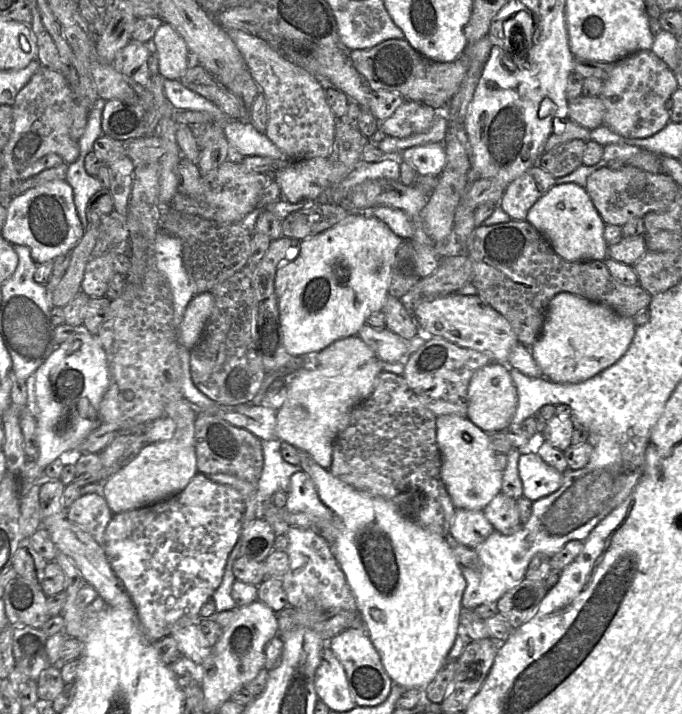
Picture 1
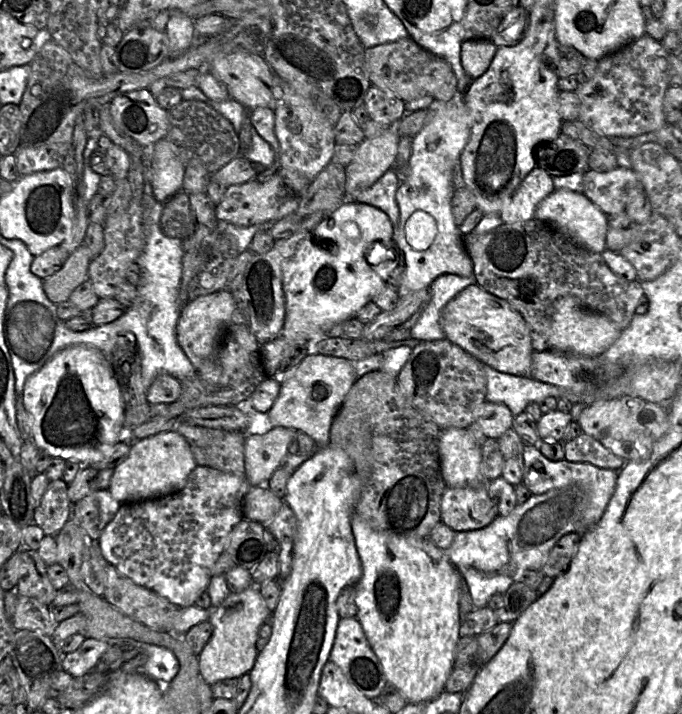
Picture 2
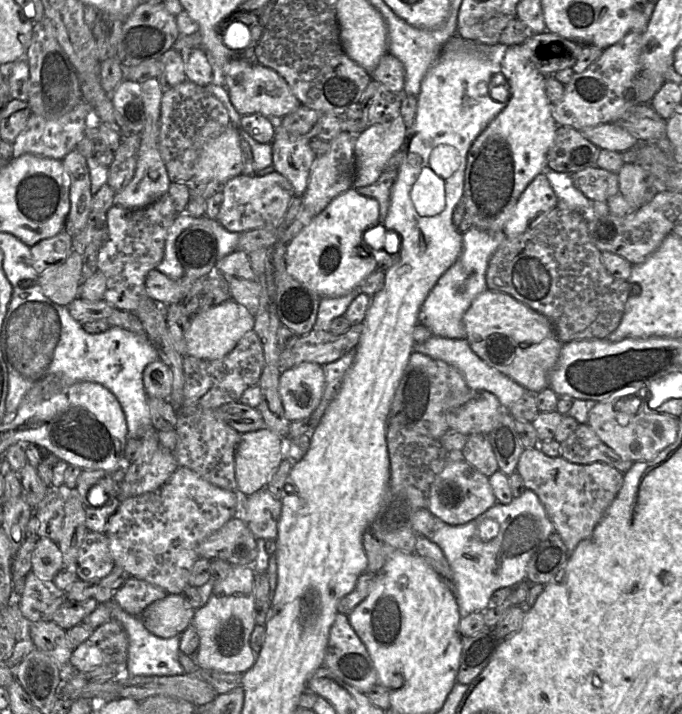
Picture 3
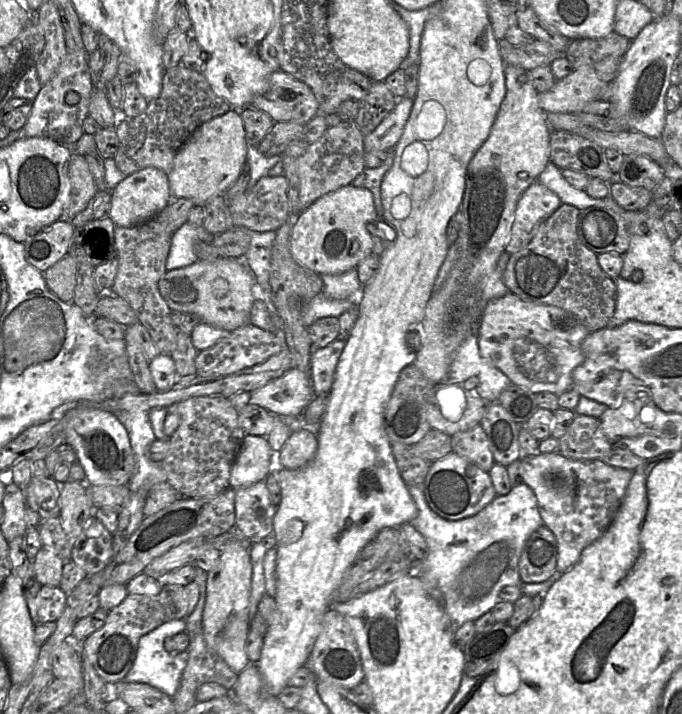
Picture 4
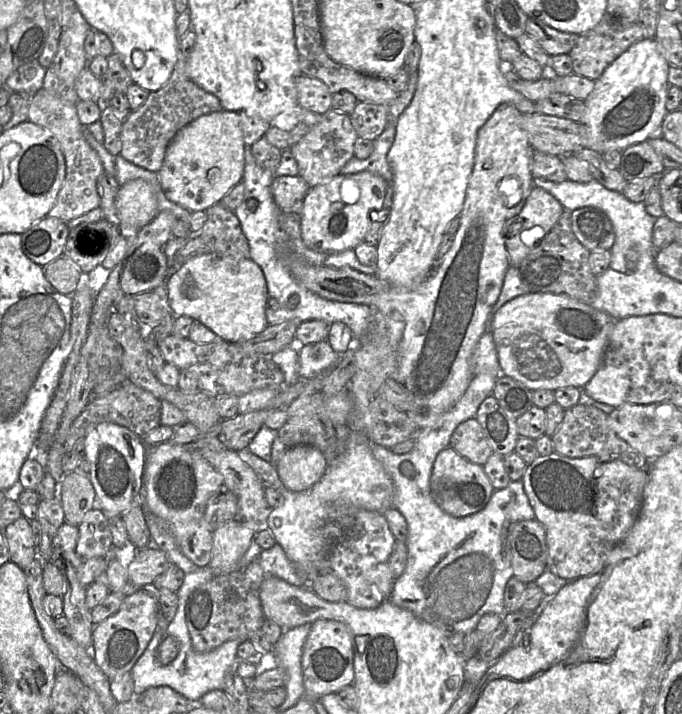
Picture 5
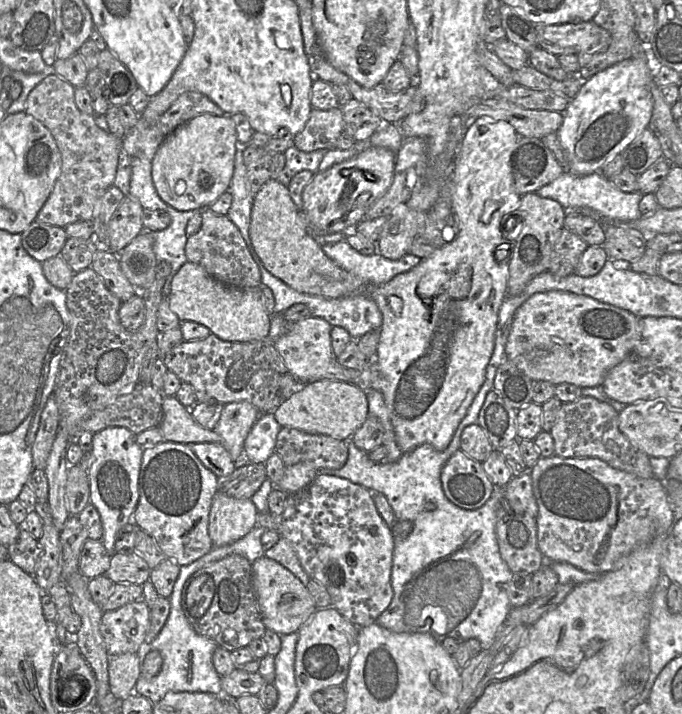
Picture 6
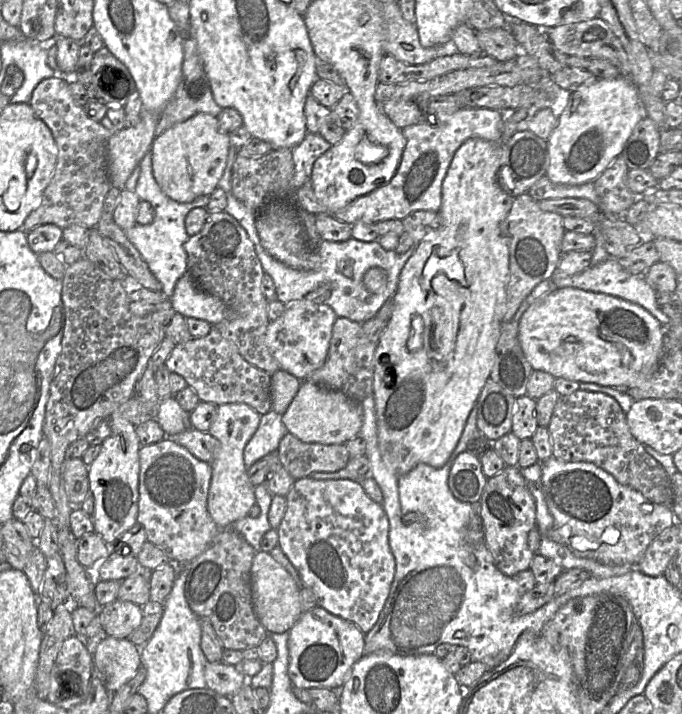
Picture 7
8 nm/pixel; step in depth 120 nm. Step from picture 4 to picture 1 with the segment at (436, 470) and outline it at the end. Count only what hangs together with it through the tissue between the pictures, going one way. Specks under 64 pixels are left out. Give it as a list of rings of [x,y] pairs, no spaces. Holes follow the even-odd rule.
[[[456,509],[449,536],[474,549],[483,543],[494,530],[483,510]]]

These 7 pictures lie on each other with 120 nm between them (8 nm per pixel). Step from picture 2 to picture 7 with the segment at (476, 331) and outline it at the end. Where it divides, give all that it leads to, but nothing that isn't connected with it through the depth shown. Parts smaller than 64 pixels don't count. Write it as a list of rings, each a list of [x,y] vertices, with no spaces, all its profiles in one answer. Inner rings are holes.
[[[563,287],[528,307],[518,322],[518,338],[533,370],[624,390],[640,385],[657,371],[663,357],[664,326],[635,303]]]

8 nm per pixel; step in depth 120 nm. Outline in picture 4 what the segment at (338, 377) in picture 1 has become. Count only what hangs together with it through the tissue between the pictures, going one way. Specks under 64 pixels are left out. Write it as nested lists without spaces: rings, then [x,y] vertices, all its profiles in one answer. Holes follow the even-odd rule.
[[[310,359],[310,377],[303,371],[293,368],[288,370],[282,376],[275,378],[269,381],[264,386],[251,391],[249,404],[254,404],[268,410],[272,414],[279,414],[280,416],[296,416],[302,414],[304,409],[316,396],[315,391],[312,386],[312,377],[311,377],[311,359]]]

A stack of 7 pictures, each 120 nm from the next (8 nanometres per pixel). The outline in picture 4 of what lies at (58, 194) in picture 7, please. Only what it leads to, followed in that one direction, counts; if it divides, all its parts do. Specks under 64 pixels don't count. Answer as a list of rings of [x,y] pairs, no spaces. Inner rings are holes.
[[[76,153],[71,155],[69,177],[71,183],[70,199],[61,219],[72,219],[87,207],[90,200],[98,192],[88,163],[82,155]]]

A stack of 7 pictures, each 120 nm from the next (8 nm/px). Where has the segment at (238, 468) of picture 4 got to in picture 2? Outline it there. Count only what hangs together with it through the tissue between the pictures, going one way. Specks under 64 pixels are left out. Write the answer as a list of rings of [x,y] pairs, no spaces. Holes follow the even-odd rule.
[[[274,427],[265,433],[247,433],[244,442],[245,477],[258,487],[267,483],[273,472],[283,464],[290,439],[295,430]]]

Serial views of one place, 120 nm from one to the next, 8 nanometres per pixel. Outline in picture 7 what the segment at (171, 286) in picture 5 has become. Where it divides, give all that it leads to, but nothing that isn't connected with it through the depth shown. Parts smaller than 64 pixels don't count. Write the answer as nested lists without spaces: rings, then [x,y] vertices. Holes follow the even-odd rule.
[[[188,272],[176,282],[170,301],[176,313],[205,320],[212,325],[237,316],[235,310],[218,297],[201,290]]]

